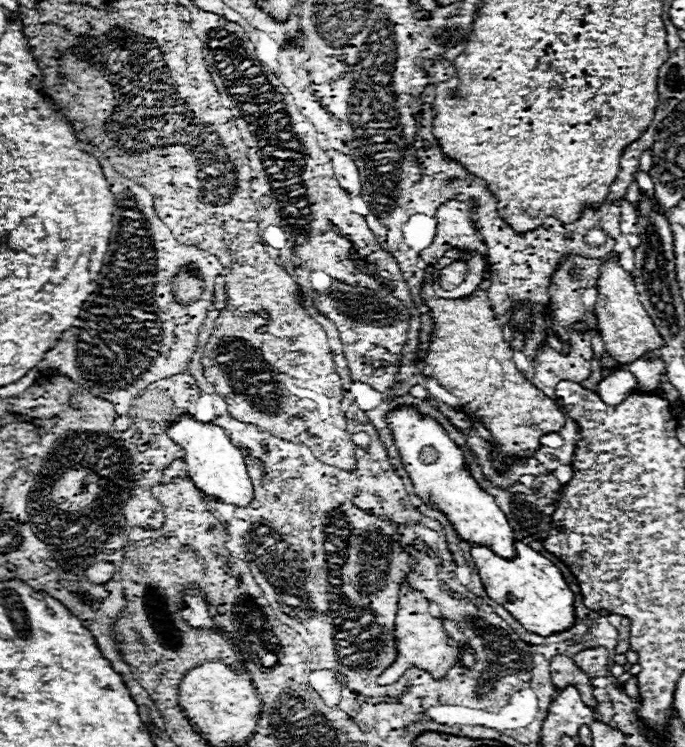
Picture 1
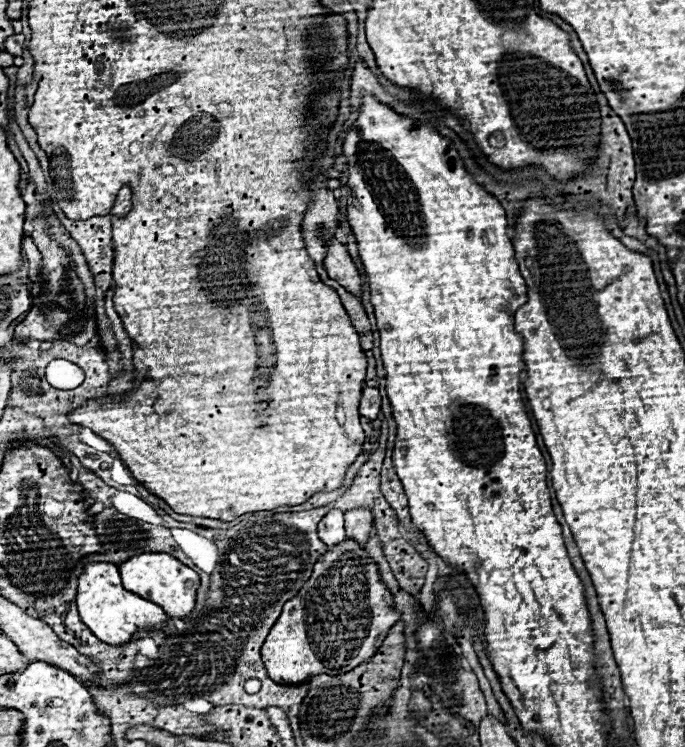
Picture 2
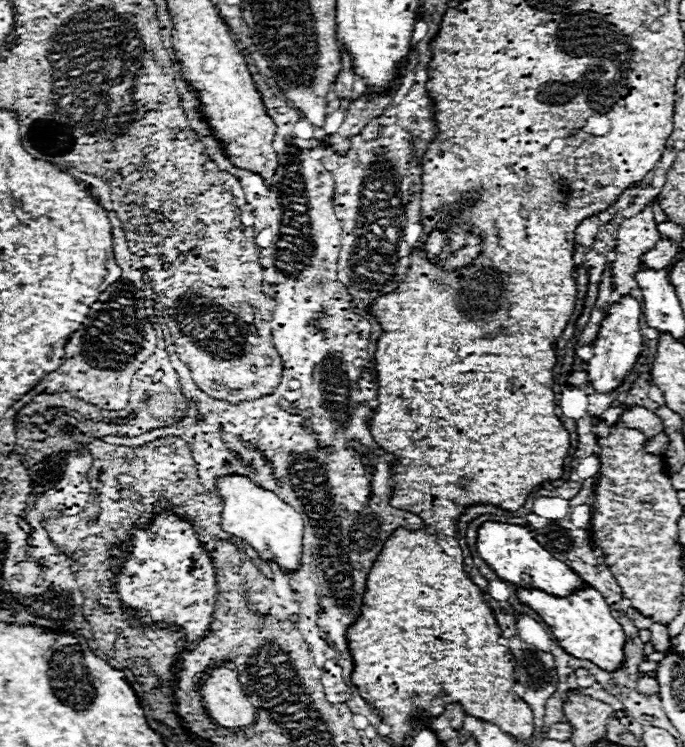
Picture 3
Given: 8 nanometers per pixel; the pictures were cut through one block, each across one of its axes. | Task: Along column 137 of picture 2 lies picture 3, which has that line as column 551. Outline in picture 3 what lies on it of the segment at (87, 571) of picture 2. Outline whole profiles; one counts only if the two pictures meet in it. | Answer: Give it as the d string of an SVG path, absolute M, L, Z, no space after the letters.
M516 586L516 596L520 604L534 610L540 616L540 620L548 624L548 628L556 638L556 644L564 648L568 654L582 660L590 660L604 670L616 670L624 662L624 640L626 640L624 630L612 618L610 606L606 604L604 596L592 586L580 588L578 592L572 592L566 598L550 596L542 590L534 592L534 588Z

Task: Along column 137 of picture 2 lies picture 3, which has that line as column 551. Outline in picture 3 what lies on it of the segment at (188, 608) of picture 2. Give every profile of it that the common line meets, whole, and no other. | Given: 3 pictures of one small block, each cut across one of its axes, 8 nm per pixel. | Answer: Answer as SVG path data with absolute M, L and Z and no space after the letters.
M482 522L476 534L476 548L482 560L496 572L498 578L518 584L522 588L536 588L550 592L554 596L568 596L574 588L586 584L572 572L564 562L556 560L548 550L544 550L526 526L502 524L502 522Z

